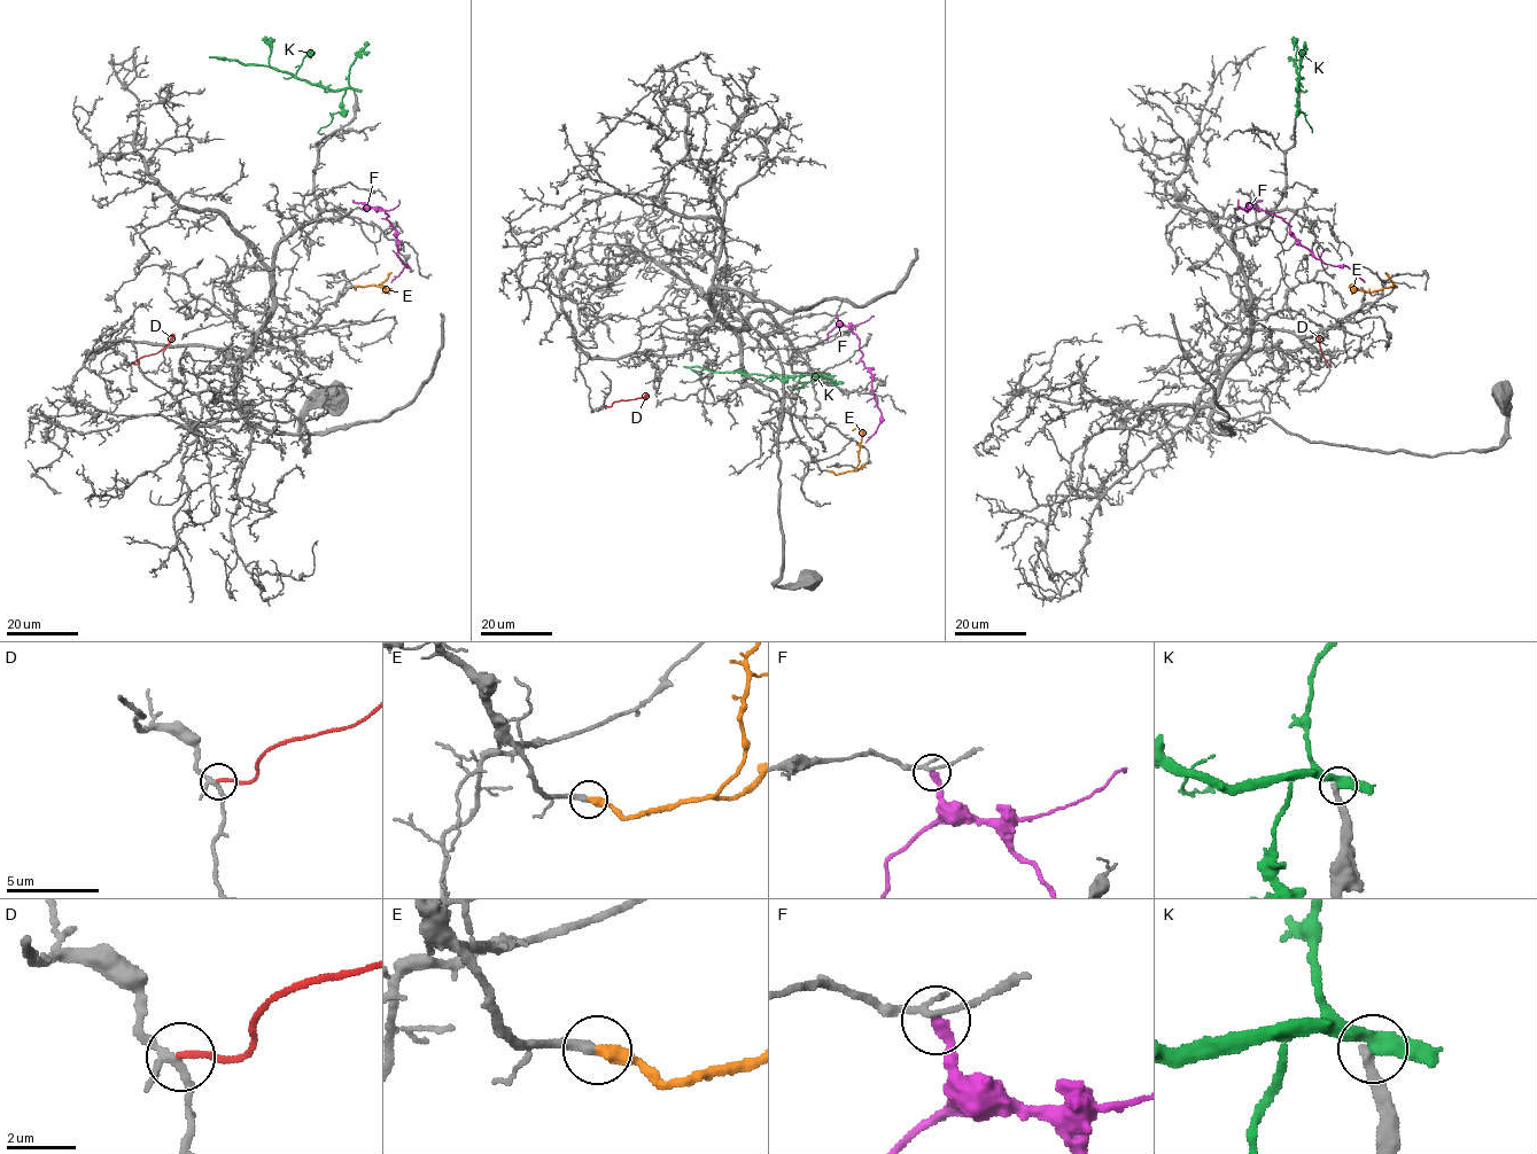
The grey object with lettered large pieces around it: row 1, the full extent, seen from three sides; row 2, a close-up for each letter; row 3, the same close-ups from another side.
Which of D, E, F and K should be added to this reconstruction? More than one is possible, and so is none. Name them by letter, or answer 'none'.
E

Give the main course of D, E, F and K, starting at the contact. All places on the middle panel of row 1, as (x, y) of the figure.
D: (604, 406), (646, 394)
E: (829, 470), (845, 473), (859, 462), (861, 433), (858, 428), (852, 430)
F: (836, 317), (859, 340), (861, 360), (869, 368), (871, 391), (882, 413), (877, 430), (866, 442)
K: (829, 376), (769, 376), (693, 366), (699, 375)

